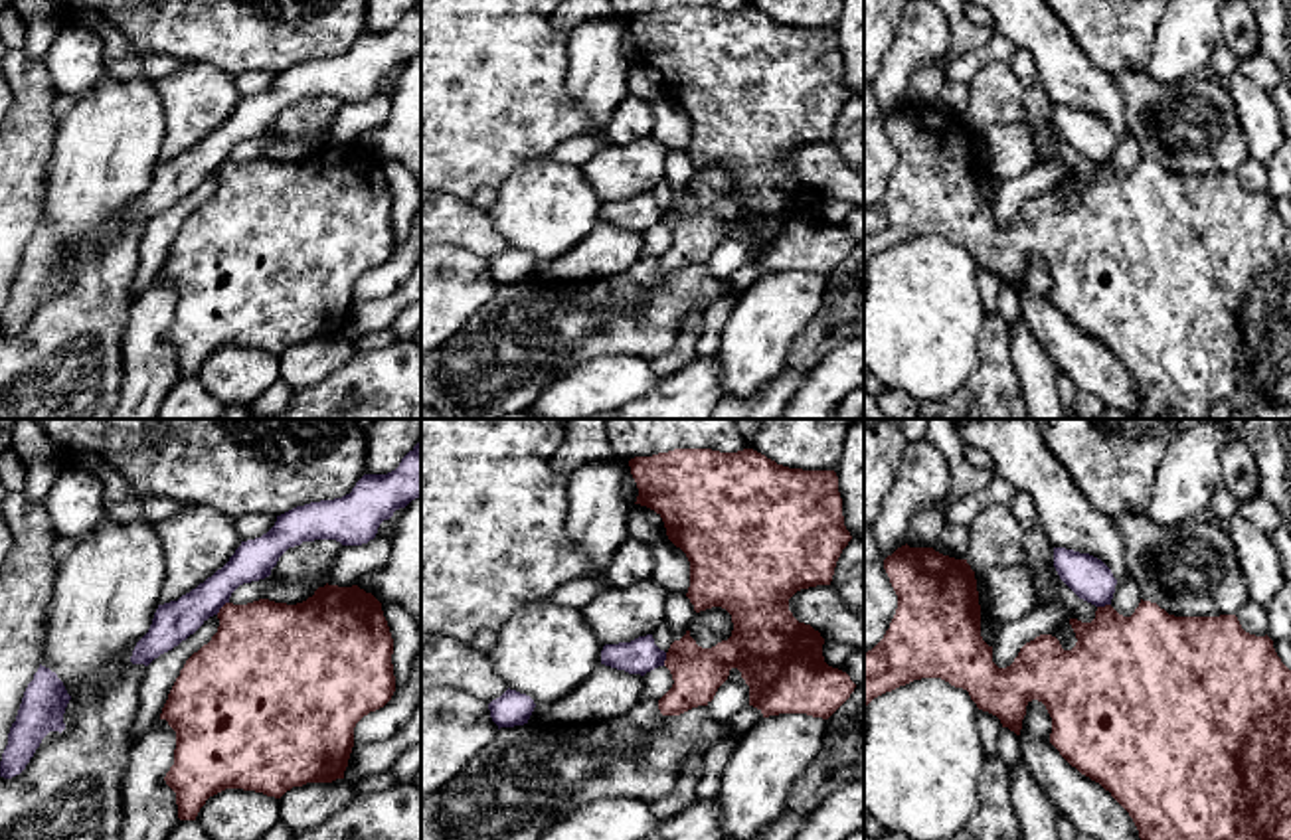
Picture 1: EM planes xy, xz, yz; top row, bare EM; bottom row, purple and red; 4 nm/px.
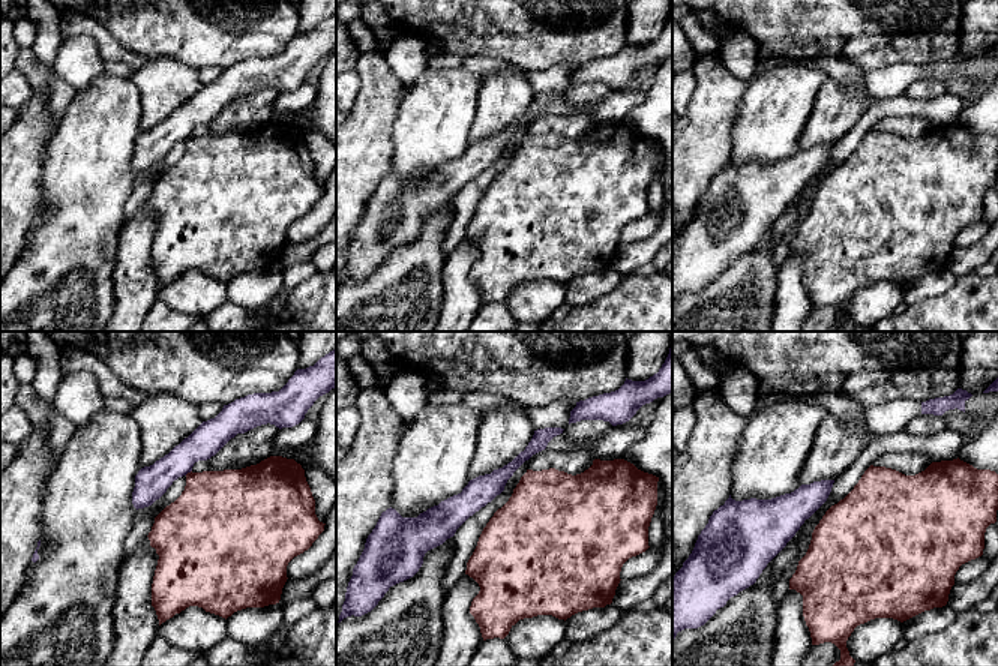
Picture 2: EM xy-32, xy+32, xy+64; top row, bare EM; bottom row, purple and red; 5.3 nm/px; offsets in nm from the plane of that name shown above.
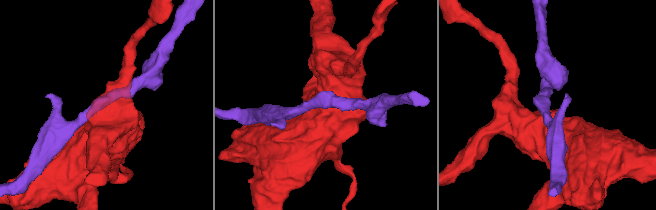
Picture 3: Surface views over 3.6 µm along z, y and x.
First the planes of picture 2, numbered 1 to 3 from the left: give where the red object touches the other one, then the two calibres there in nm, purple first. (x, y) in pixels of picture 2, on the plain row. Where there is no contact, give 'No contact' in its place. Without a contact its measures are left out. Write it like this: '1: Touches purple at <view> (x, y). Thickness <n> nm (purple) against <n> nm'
1: Touches purple at xy-32 (188, 135). Thickness 180 nm (purple) against 400 nm
2: No contact
3: No contact

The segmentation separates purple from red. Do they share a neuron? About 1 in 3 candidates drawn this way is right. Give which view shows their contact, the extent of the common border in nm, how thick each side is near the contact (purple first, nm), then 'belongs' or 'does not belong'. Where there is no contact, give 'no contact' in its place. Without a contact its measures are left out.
meets purple in xy; contact 80 nm long; 170 nm thick on the purple side, 420 nm on the other; does not belong

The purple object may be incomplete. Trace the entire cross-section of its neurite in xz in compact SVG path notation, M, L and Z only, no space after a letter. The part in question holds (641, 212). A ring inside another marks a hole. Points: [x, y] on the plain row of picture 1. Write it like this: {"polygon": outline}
{"polygon": "M652 192L631 200L605 202L601 208L601 221L641 233L664 223L664 217L666 210L654 202Z"}

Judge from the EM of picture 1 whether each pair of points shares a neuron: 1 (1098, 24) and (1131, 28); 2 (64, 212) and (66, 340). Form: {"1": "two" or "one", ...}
{"1": "one", "2": "one"}

